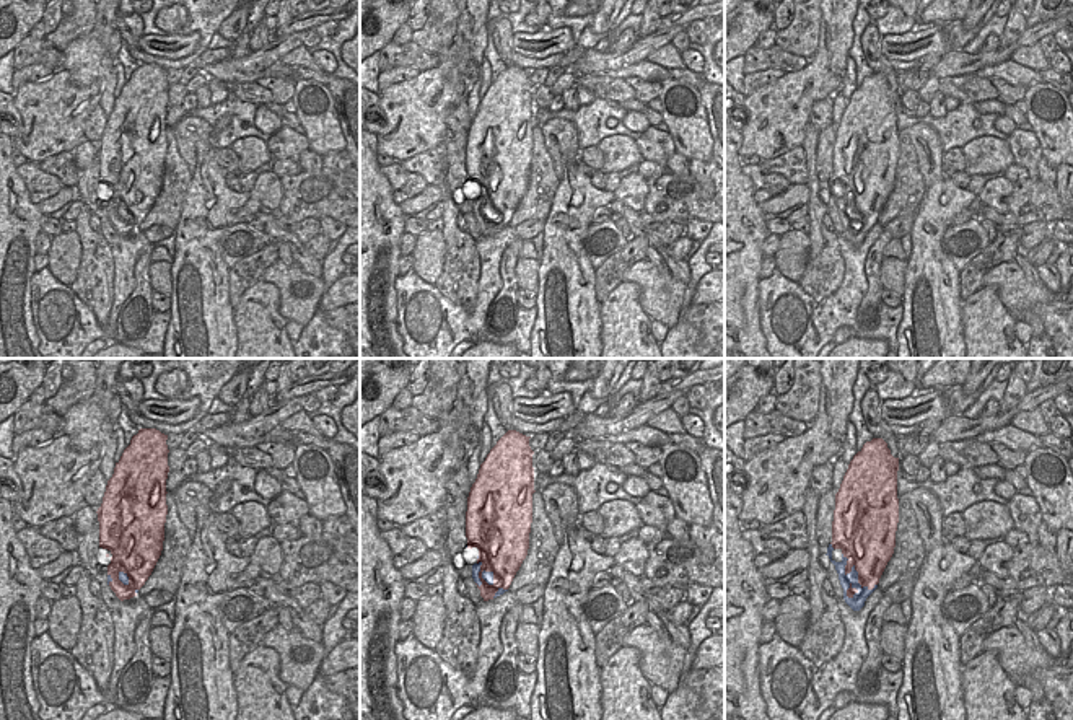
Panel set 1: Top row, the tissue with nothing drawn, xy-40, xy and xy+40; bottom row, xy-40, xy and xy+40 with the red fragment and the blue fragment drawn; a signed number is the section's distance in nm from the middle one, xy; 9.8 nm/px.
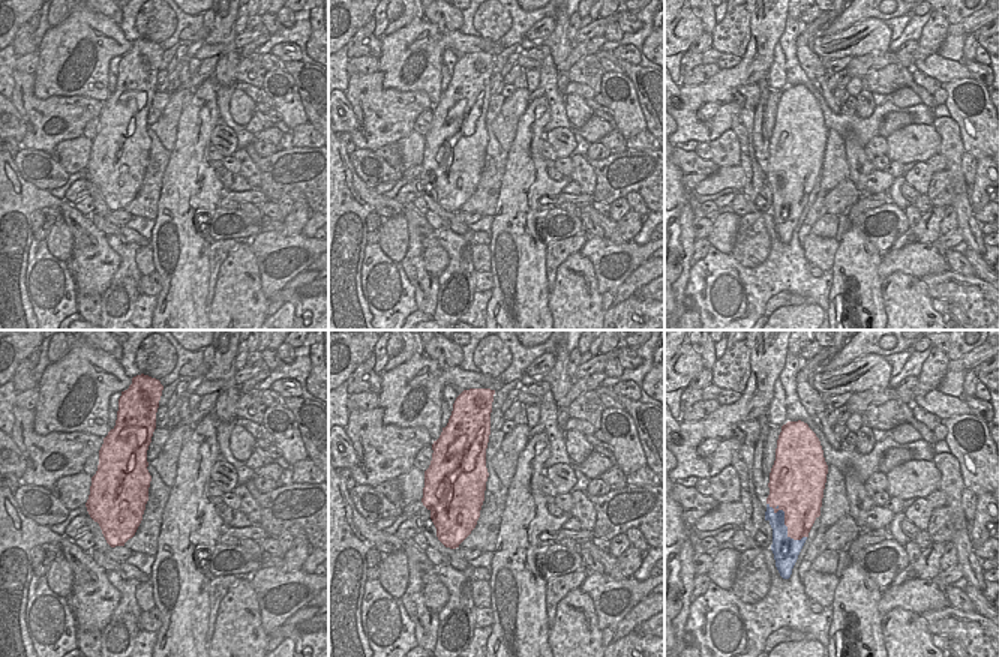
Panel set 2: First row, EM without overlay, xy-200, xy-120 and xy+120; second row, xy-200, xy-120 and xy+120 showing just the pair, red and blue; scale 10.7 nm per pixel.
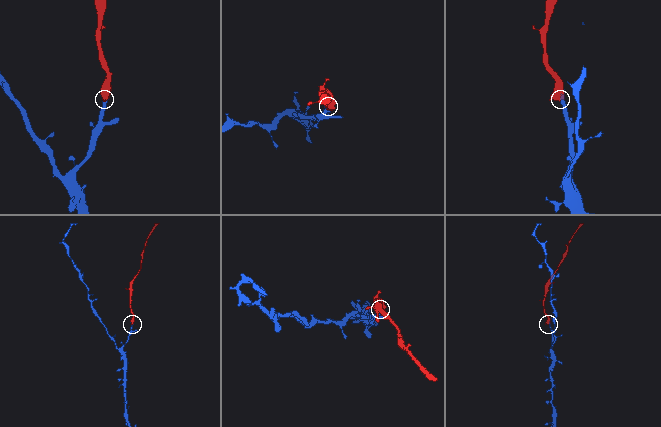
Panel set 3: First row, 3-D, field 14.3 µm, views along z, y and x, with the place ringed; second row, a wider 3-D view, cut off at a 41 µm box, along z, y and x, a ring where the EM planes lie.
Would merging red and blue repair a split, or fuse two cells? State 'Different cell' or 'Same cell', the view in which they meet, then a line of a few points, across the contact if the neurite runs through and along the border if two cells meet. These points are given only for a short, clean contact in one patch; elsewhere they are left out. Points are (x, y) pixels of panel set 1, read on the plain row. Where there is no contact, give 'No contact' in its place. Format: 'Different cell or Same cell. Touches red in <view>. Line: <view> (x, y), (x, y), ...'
Same cell. Touches red in xy+40.

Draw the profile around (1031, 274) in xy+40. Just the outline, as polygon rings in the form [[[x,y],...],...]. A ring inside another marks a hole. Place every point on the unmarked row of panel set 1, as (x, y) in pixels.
[[[1021,249],[1016,256],[1014,256],[1014,262],[1024,270],[1024,275],[1027,279],[1027,282],[1034,283],[1034,285],[1042,285],[1044,282],[1040,280],[1036,266],[1032,266],[1027,259],[1026,259],[1026,252],[1024,249]]]

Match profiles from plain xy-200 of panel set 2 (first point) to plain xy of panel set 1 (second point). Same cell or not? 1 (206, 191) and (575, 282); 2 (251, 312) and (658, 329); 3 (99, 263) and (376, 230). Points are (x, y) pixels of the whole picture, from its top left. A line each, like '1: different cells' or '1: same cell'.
1: same cell
2: different cells
3: same cell

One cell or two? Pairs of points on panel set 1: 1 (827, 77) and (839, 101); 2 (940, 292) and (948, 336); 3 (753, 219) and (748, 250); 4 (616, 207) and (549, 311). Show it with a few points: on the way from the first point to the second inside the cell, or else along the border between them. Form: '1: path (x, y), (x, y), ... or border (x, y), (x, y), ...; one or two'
1: border (839, 85), (831, 96); two
2: path (940, 303), (940, 324); one
3: path (754, 227), (751, 241); one
4: border (614, 199), (608, 206); two

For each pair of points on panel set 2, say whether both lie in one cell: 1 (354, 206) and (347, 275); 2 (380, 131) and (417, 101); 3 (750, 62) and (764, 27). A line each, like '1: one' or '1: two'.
1: one
2: one
3: one

